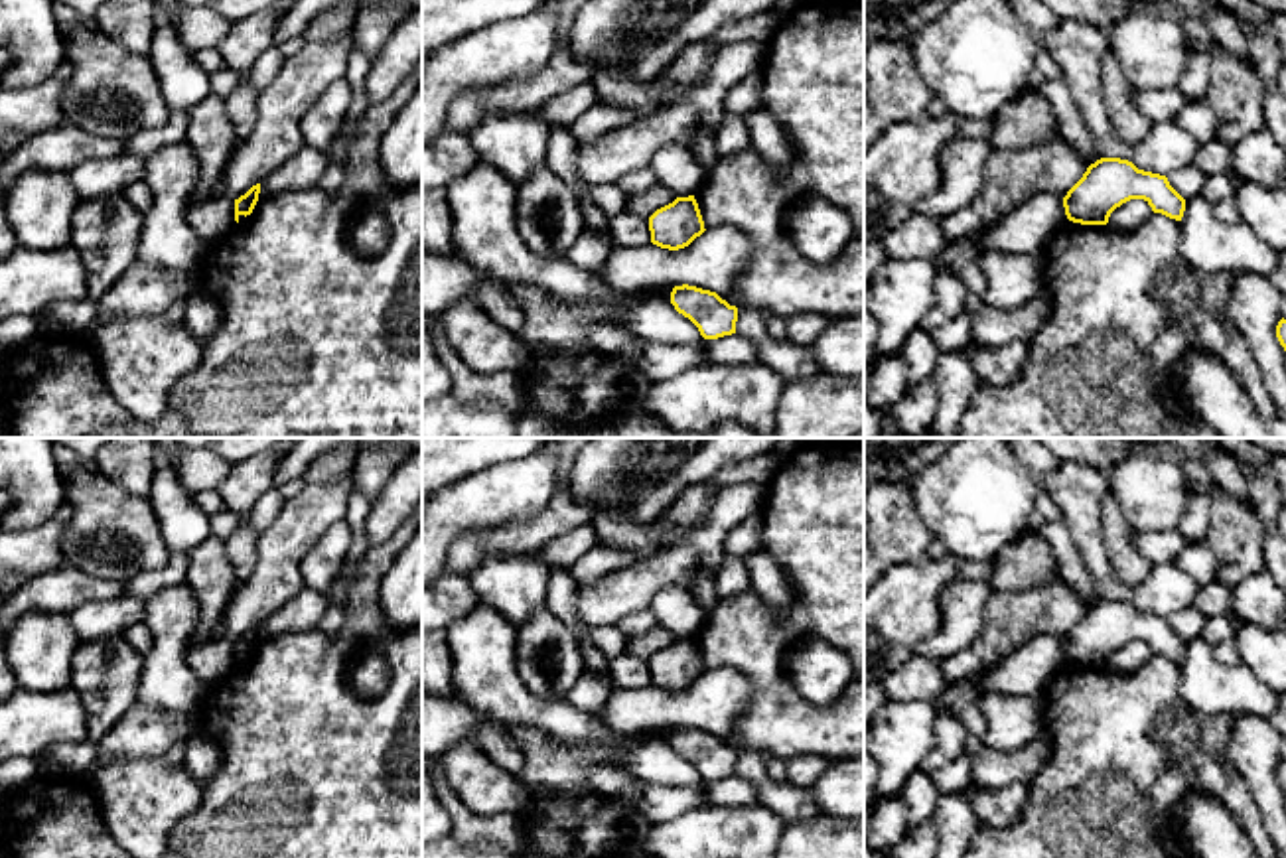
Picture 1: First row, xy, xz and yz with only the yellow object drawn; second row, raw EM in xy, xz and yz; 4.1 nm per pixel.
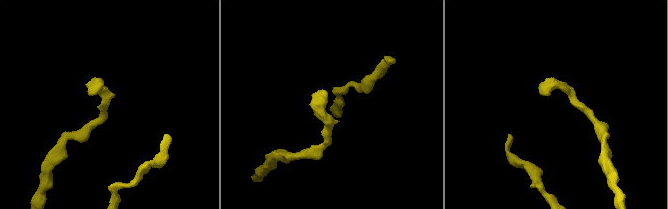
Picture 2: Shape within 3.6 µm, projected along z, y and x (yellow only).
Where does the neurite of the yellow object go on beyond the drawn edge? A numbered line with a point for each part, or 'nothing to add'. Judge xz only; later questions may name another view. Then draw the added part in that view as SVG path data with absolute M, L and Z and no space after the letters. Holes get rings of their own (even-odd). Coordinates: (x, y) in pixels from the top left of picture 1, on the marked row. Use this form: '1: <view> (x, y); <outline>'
nothing to add

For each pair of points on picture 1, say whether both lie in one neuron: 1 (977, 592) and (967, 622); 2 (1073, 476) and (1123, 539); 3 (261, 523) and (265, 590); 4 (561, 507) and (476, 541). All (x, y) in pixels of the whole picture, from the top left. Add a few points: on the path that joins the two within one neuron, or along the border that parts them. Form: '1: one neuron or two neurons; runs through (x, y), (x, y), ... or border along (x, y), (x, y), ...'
1: one neuron; runs through (969, 600), (967, 614)
2: two neurons; border along (1109, 490), (1101, 503), (1101, 531), (1111, 557)
3: two neurons; border along (285, 500), (279, 515), (261, 533)
4: one neuron; runs through (539, 529), (529, 537), (498, 541)

